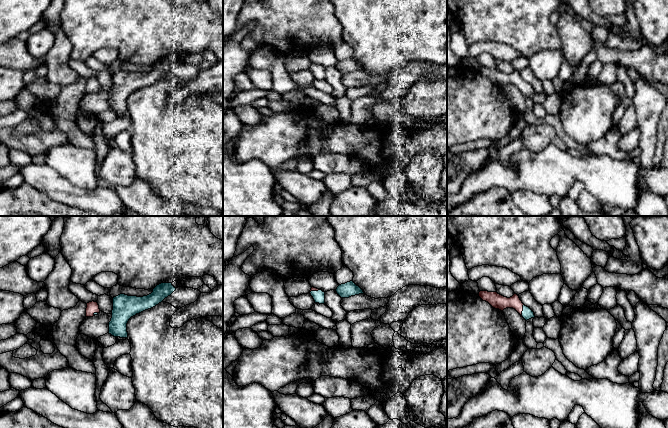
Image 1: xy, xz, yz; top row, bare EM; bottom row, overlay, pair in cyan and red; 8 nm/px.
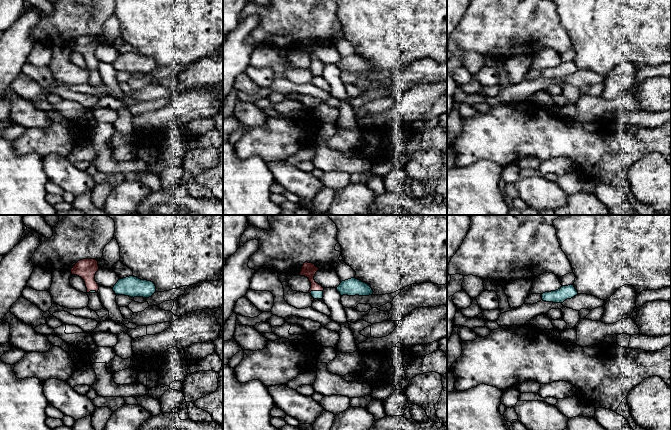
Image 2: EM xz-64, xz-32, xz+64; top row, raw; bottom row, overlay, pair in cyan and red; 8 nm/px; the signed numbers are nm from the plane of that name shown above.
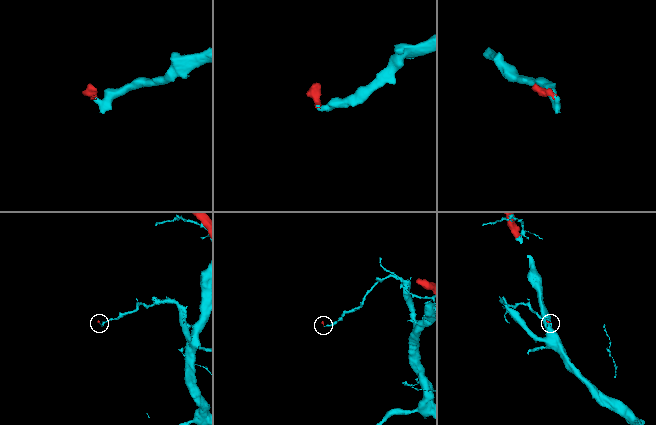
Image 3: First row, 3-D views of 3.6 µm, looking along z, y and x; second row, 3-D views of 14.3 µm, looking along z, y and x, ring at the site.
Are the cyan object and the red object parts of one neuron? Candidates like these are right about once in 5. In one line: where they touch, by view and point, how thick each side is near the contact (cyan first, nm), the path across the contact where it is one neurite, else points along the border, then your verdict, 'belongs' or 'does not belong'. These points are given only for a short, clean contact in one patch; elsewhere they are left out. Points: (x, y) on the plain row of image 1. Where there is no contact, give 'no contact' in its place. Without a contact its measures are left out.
meets cyan in yz at (523, 86); 90 nm thick on the cyan side, 120 nm on the other; belongs

